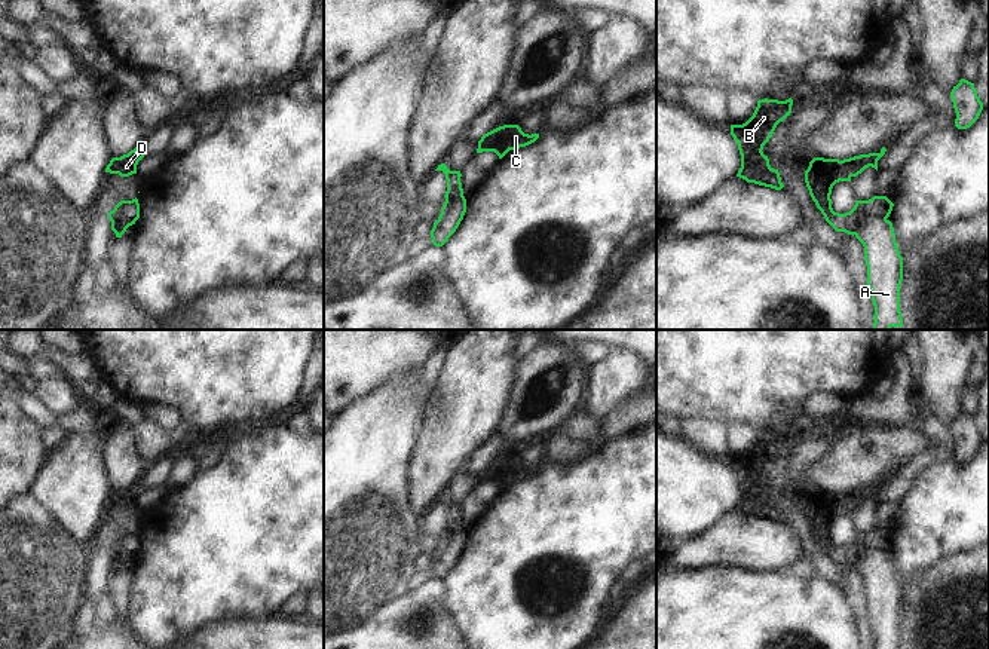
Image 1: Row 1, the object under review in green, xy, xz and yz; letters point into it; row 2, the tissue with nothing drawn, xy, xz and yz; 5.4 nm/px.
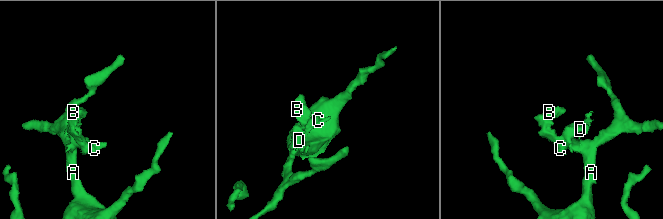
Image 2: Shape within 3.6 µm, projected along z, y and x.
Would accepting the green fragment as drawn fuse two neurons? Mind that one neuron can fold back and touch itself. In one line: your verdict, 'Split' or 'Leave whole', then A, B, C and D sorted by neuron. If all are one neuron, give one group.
Split. Groups: A / B C D.

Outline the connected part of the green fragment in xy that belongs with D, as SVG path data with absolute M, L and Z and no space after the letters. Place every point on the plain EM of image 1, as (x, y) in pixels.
M138 478L128 487L113 490L105 500L105 505L119 506L120 509L129 509L137 506L137 498L144 490L143 480Z

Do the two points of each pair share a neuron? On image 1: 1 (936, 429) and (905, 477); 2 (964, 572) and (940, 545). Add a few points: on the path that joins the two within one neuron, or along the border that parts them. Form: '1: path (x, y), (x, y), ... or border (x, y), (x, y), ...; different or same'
1: path (937, 443), (937, 449), (918, 464); same
2: border (973, 550), (955, 554), (931, 569), (919, 572); different

